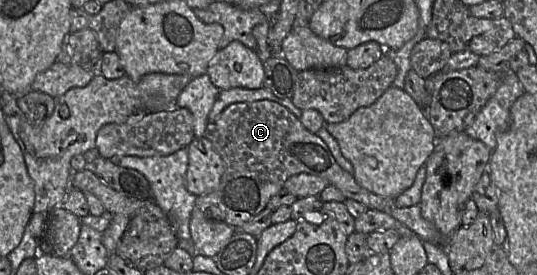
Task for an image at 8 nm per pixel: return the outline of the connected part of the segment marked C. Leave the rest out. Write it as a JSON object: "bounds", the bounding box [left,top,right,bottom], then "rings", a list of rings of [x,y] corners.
{"bounds":[195,100,398,227],"rings":[[[259,100],[232,104],[225,108],[213,122],[208,122],[204,137],[212,142],[224,164],[224,173],[218,188],[207,195],[198,196],[195,202],[195,207],[212,220],[224,222],[232,227],[241,226],[266,208],[271,197],[283,188],[283,184],[289,177],[299,173],[307,173],[327,180],[330,185],[339,189],[346,199],[356,200],[368,209],[391,215],[391,211],[398,208],[395,205],[395,198],[382,197],[361,187],[352,173],[338,165],[325,142],[307,130],[286,107],[276,102]]]}

